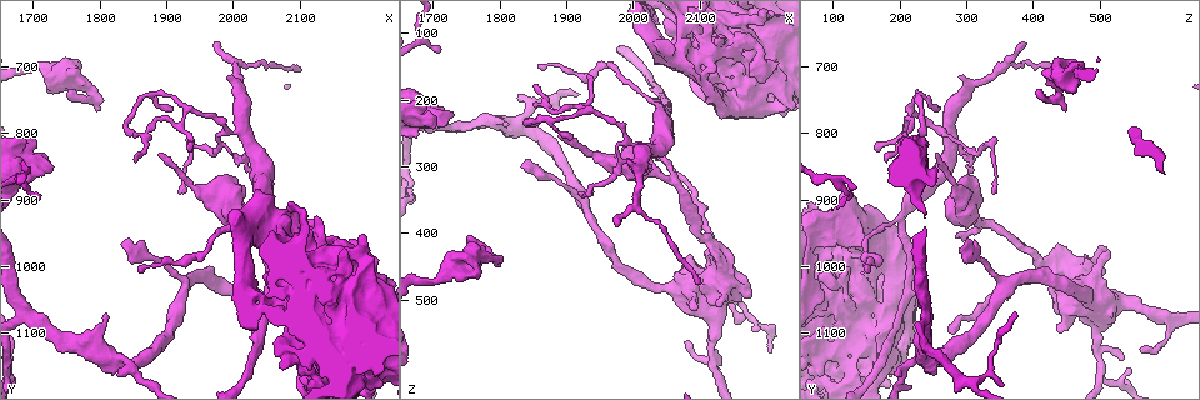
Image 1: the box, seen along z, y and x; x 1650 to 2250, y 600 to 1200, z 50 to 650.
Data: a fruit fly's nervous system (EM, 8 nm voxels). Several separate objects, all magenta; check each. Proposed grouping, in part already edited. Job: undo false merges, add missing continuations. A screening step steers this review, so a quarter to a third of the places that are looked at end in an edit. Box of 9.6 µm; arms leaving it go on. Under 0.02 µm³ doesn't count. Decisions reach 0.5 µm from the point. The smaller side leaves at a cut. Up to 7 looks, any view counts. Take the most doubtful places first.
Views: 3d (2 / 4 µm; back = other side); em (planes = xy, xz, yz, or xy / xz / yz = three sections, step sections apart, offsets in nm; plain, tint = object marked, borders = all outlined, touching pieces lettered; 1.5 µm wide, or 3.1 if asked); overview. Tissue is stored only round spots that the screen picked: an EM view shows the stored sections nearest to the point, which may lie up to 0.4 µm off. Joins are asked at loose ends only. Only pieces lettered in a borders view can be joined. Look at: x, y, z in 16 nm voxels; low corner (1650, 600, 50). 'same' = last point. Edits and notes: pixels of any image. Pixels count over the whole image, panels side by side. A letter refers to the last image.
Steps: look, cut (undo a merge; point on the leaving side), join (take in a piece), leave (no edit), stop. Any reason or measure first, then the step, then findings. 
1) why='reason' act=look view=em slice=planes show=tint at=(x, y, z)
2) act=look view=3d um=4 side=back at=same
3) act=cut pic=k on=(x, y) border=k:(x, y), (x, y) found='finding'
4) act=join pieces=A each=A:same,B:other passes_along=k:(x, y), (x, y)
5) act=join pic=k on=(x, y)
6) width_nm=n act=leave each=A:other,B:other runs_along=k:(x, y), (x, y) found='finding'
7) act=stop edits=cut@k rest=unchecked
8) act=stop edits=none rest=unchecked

why='branch stops here' act=look view=em slice=planes show=borders at=(1920, 890, 335)

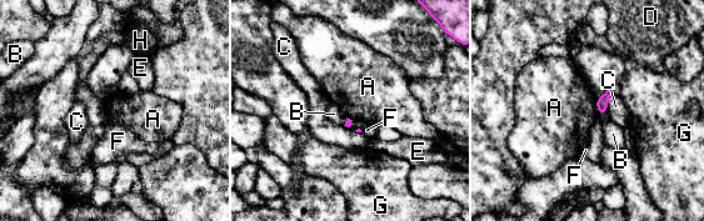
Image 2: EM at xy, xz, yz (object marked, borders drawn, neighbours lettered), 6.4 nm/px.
act=join pieces=F each=A:other,B:other,C:other,D:other,E:other,F:same,G:other,H:other passes_along=2:(602, 103), (602, 112), (593, 147) found='it goes on there'

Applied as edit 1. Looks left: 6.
act=look view=overview

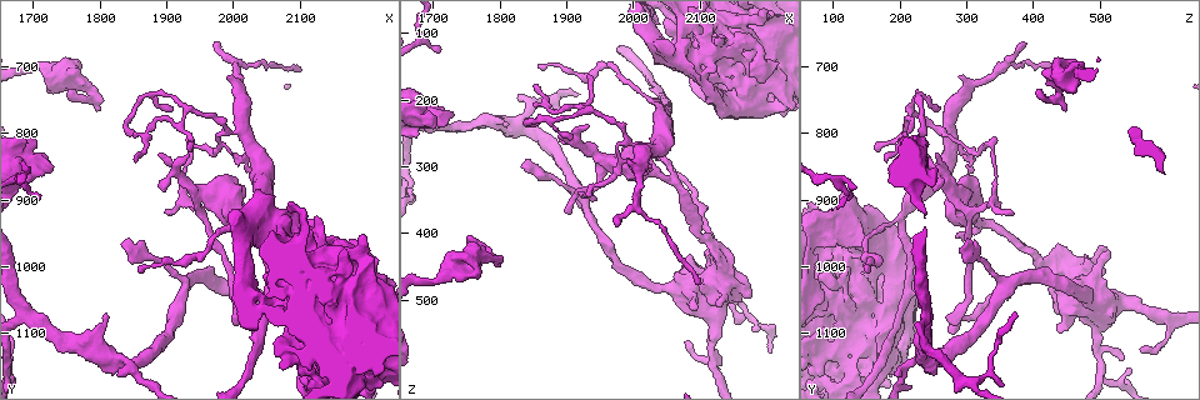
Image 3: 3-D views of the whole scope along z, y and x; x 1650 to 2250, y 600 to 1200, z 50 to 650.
why='thick end' act=look view=3d um=4 at=(2175, 965, 120)

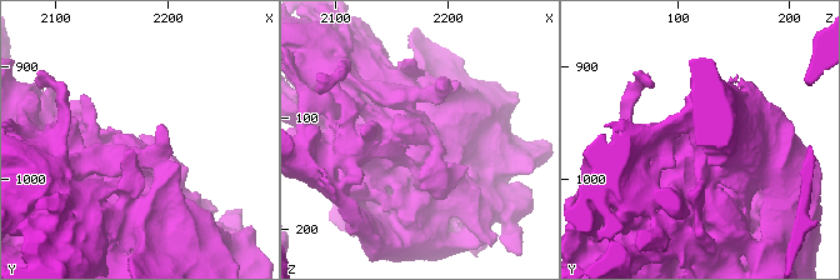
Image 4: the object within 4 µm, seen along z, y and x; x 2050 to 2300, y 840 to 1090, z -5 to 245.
act=look view=em slice=xz step=4 show=tint at=(2178, 968, 114)

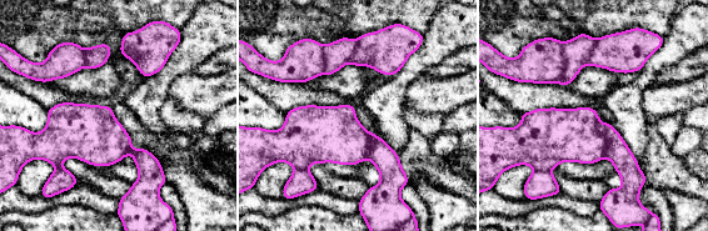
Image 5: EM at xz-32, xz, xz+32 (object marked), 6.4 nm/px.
why='what lies round it' act=look view=em slice=xz step=4 show=borders at=same

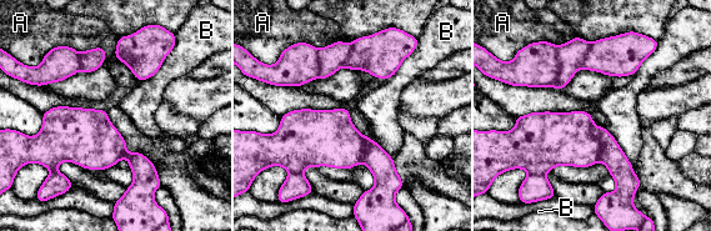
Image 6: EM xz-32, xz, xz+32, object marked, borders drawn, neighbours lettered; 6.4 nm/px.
act=cut pic=6 on=(571, 54) each=A:other,B:other border=6:(560, 65), (557, 79), (552, 85) found='a second neuron is stuck on'

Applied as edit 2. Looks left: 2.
act=look view=overview

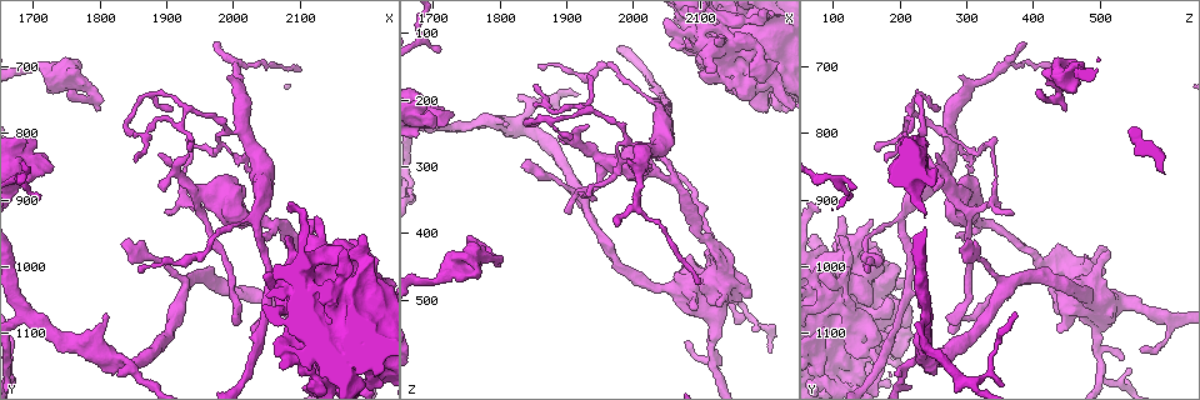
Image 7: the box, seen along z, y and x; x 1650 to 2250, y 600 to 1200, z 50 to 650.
why='free end' act=look view=em slice=planes show=borders at=(1975, 665, 385)

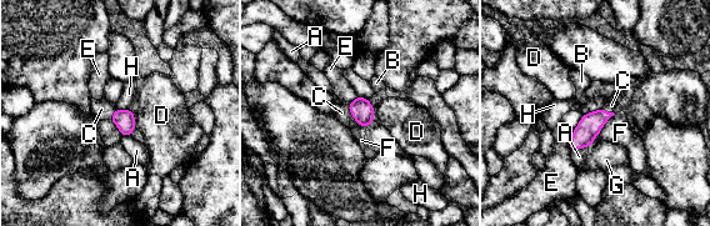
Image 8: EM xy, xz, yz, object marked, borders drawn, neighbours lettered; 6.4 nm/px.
act=join pieces=C each=A:other,B:other,C:same,D:other,E:other,F:other,G:other,H:other passes_along=8:(361, 110), (351, 115), (341, 112) found='it goes on there'

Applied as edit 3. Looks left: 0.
act=stop edits=join@2,cut@6,join@8 rest=unchecked

